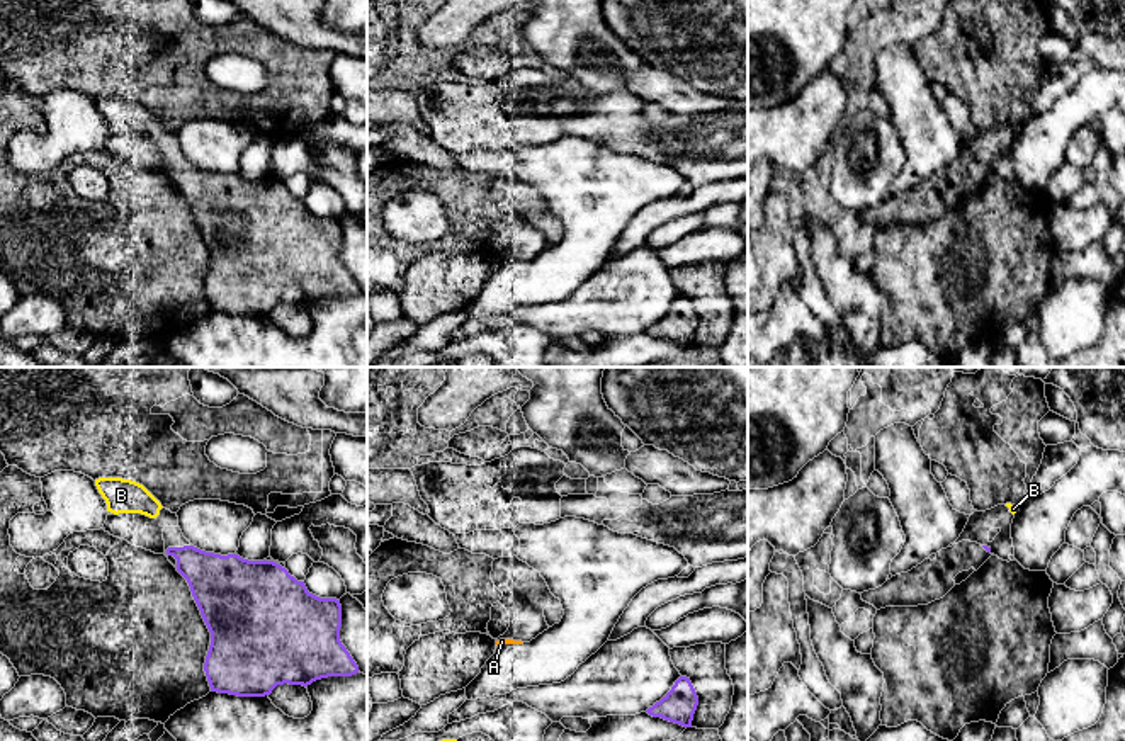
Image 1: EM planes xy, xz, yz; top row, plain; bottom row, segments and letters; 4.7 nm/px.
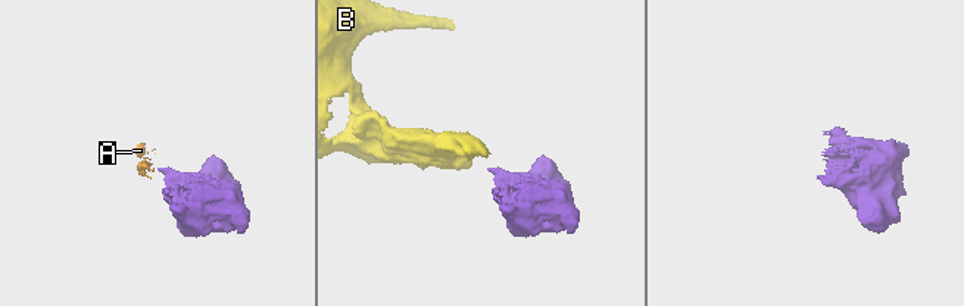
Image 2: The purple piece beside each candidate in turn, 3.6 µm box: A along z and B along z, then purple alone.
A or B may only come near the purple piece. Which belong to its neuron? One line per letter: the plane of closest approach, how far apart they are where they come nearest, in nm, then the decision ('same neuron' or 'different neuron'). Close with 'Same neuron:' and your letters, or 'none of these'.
A: xz | 650 nm | different neuron
B: xy | 160 nm | same neuron
Same neuron: B

